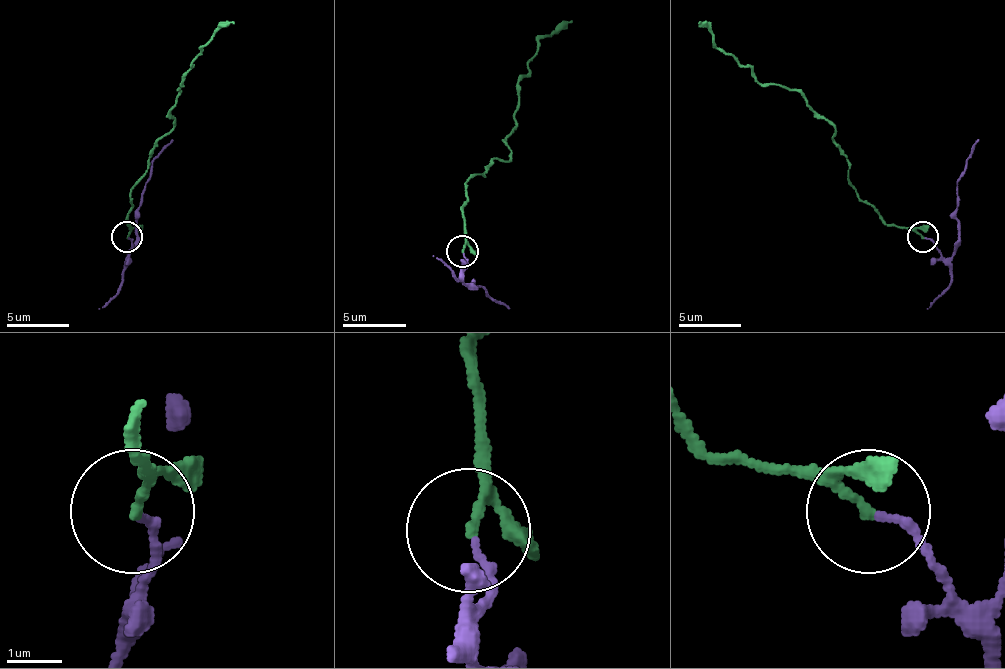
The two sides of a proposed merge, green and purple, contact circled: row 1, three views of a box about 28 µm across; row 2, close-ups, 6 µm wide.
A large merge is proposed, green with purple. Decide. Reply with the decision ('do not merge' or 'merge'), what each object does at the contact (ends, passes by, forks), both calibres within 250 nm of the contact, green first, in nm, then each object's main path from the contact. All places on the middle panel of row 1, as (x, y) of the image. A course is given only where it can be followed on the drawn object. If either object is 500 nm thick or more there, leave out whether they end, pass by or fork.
merge; green passes by; purple ends there; 110 nm thick on the green side, 130 nm on the other; green runs (461, 250), (464, 186), (496, 157), (509, 161), (506, 138), (519, 84), (538, 45), (573, 20); purple runs (464, 253), (464, 282), (471, 289), (480, 285), (487, 295), (509, 308)

